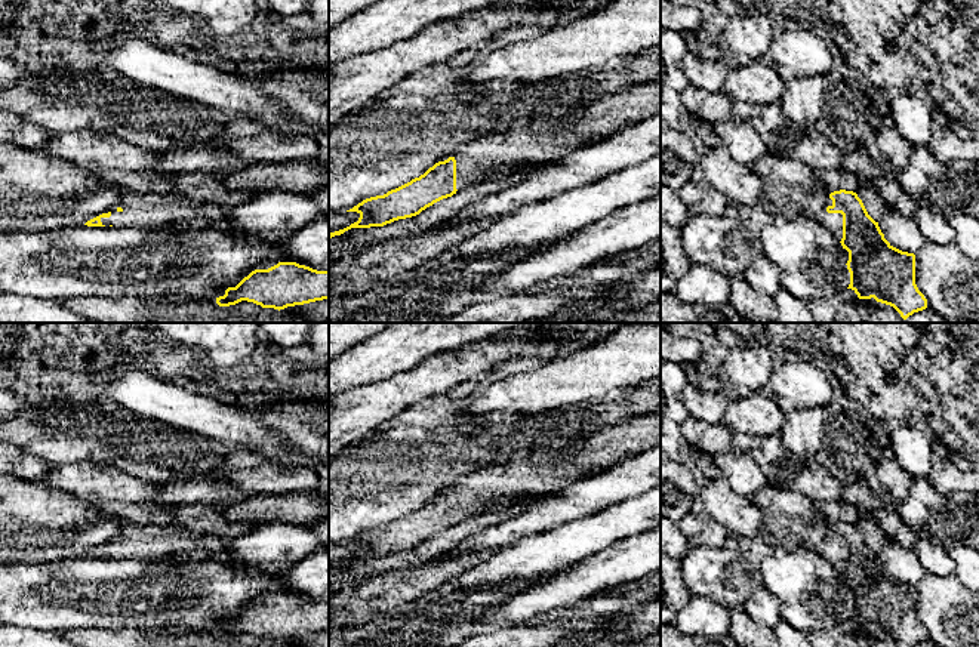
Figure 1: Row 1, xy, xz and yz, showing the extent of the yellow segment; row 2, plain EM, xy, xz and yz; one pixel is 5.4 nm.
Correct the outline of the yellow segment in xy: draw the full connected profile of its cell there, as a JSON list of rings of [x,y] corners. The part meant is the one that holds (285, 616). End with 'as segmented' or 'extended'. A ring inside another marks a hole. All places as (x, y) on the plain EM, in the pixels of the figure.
[[[278,594],[268,601],[255,601],[235,619],[216,629],[219,638],[241,632],[262,640],[284,641],[329,631],[329,603],[317,603],[296,594]]] | as segmented

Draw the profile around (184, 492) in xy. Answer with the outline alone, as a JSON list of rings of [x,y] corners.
[[[203,478],[172,480],[161,484],[161,492],[153,499],[156,503],[187,506],[187,505],[216,505],[225,506],[249,497],[228,480]]]

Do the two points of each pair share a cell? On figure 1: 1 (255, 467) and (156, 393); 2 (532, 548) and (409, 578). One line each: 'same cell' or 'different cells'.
1: different cells
2: different cells

